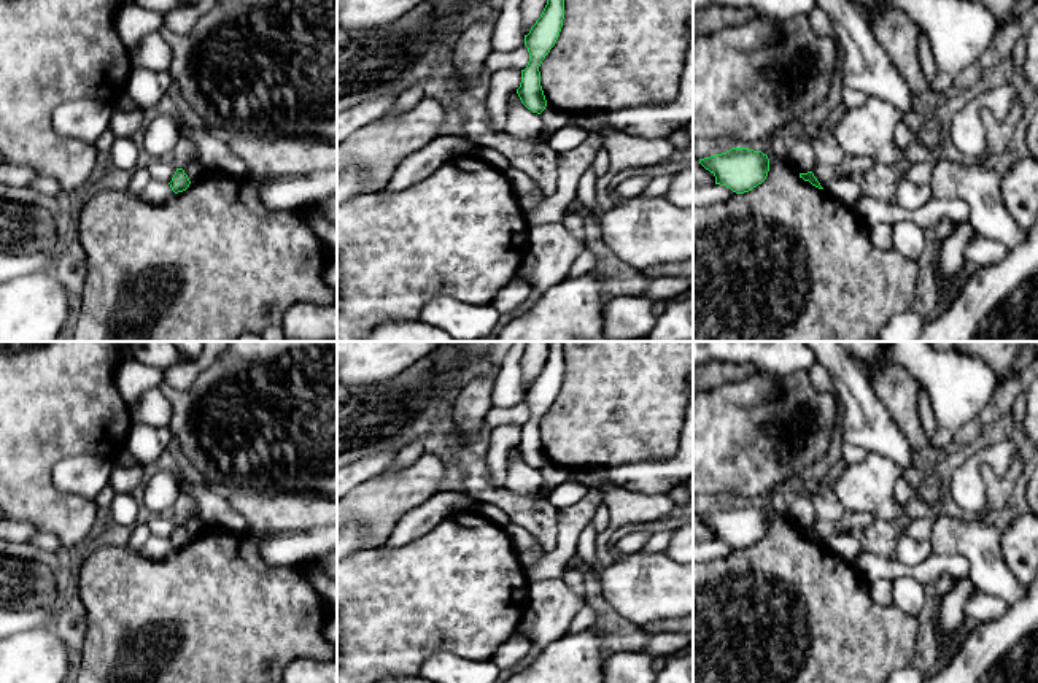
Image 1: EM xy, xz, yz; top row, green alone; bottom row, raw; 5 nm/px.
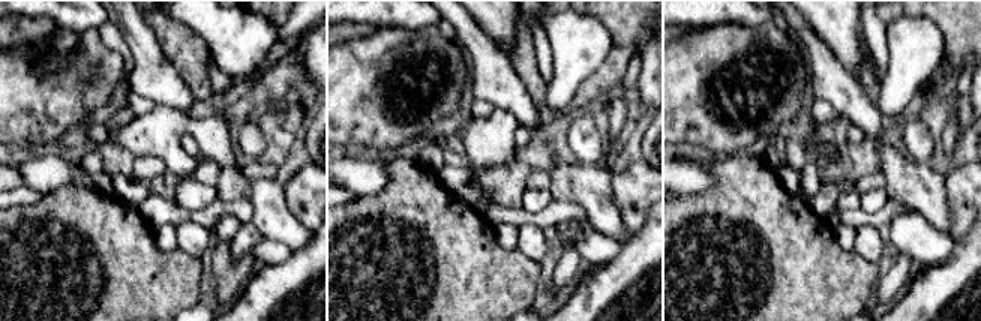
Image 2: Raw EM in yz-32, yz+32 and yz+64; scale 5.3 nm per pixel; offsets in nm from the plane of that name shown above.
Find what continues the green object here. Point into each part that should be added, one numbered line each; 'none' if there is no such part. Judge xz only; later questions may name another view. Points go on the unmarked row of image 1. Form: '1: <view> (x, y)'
none

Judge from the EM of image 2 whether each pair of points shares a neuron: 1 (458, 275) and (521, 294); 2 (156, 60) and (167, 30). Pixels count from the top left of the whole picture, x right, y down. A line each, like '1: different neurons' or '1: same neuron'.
1: same neuron
2: different neurons

